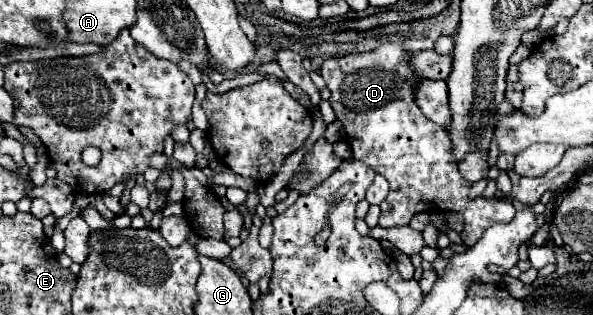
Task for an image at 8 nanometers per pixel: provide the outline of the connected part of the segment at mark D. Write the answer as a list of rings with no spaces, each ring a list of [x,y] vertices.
[[[386,42],[366,54],[328,58],[322,64],[322,78],[332,92],[328,102],[336,120],[344,126],[352,156],[382,174],[390,184],[390,194],[380,204],[382,228],[406,226],[418,212],[458,212],[464,216],[462,242],[474,246],[496,218],[498,222],[510,222],[516,210],[502,198],[468,198],[472,184],[460,176],[452,162],[452,142],[446,130],[424,118],[412,100],[412,90],[416,90],[420,78],[408,66],[410,56],[398,42]]]

